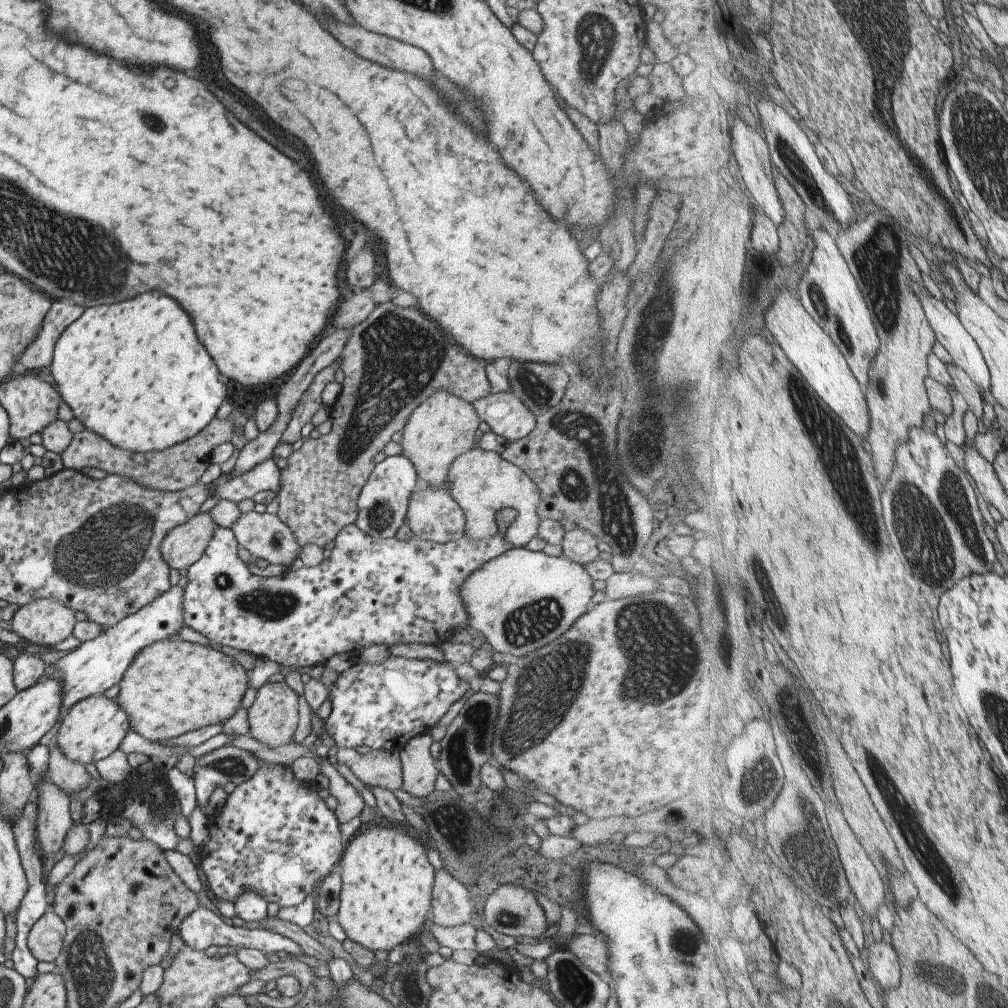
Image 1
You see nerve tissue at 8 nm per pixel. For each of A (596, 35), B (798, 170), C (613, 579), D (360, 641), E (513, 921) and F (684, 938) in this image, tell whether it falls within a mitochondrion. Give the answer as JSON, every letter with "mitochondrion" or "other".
{"A":"mitochondrion","B":"mitochondrion","C":"other","D":"other","E":"mitochondrion","F":"mitochondrion"}

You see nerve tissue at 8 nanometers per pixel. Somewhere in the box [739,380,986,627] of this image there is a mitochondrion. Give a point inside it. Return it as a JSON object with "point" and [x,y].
{"point":[935,518]}

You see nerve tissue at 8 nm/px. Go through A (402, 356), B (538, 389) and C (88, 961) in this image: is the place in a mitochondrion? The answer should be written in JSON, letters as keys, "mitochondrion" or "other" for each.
{"A":"mitochondrion","B":"mitochondrion","C":"mitochondrion"}

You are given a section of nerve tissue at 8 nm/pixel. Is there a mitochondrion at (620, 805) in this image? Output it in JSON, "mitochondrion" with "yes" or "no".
{"mitochondrion":"yes"}

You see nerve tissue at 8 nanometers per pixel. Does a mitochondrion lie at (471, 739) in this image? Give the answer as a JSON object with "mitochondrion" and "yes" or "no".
{"mitochondrion":"yes"}

